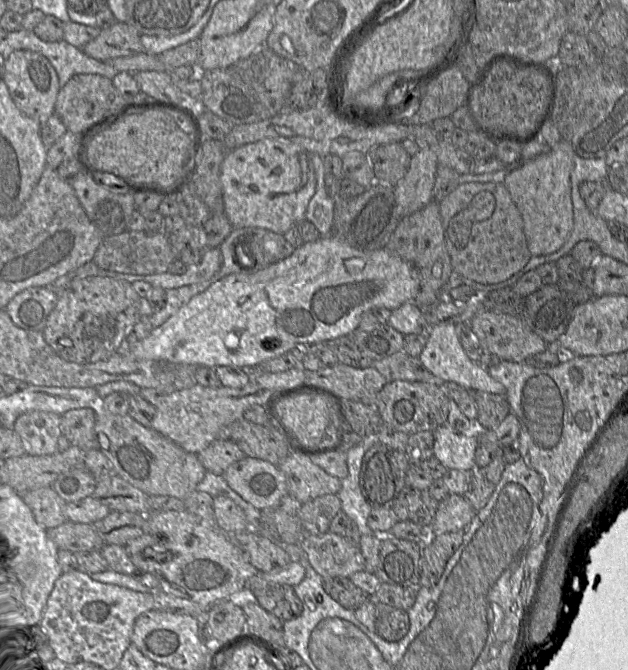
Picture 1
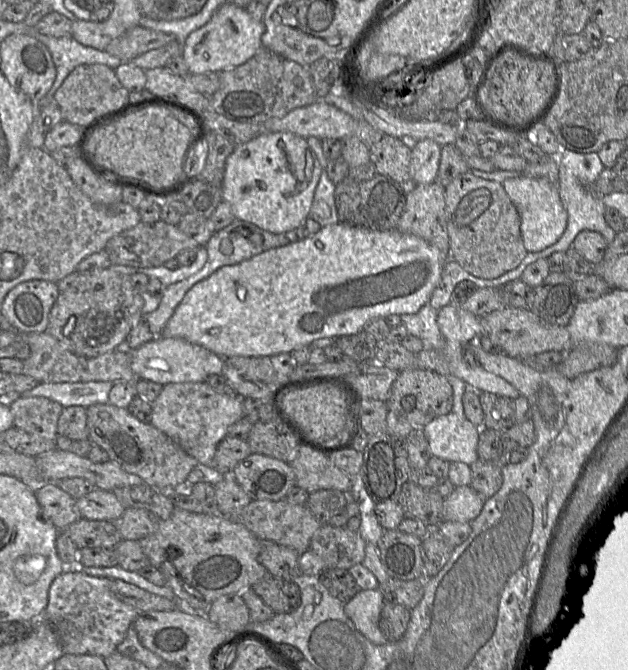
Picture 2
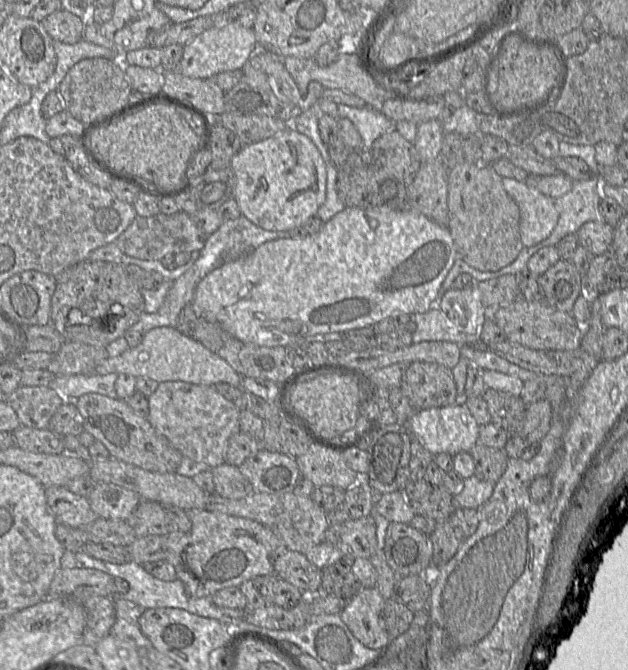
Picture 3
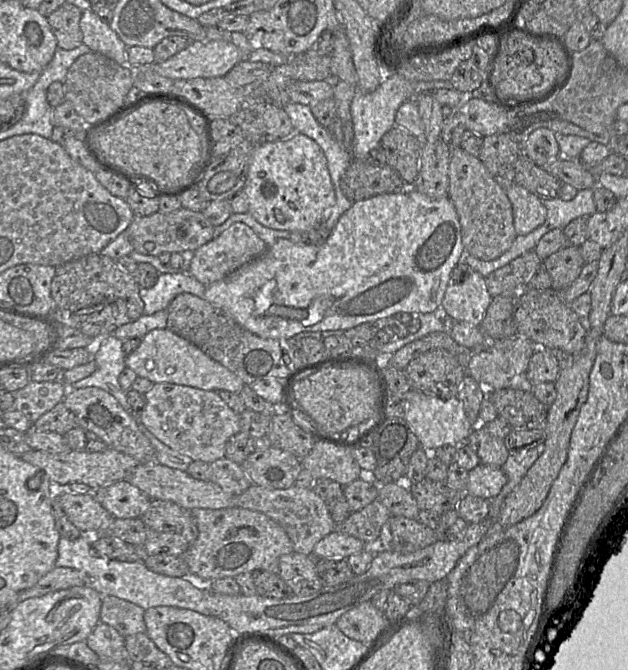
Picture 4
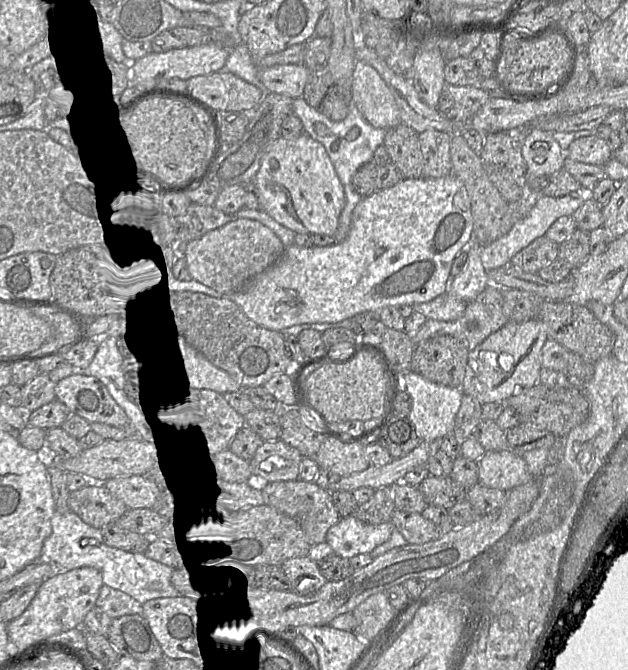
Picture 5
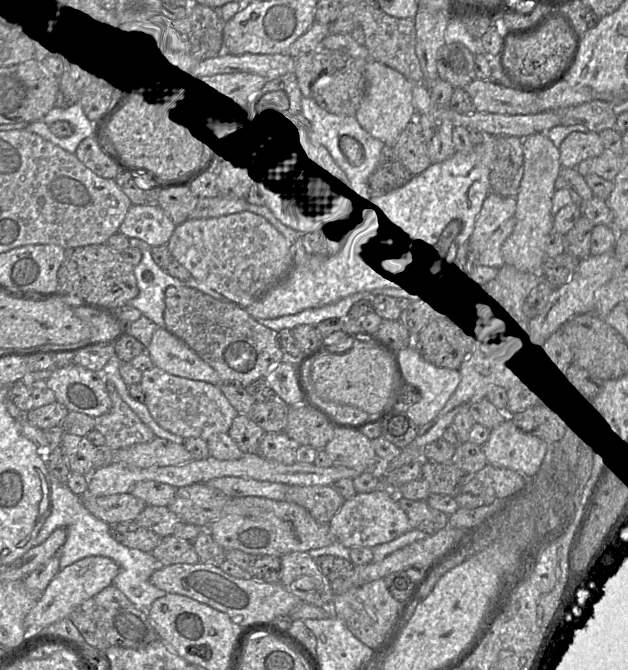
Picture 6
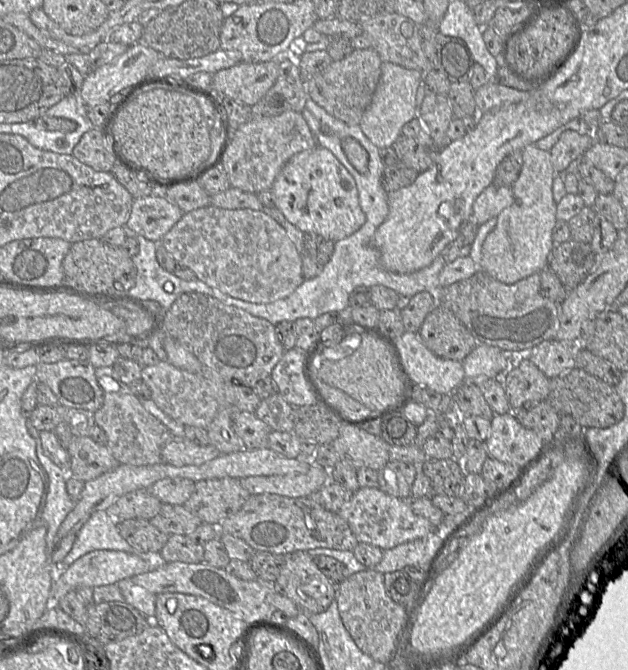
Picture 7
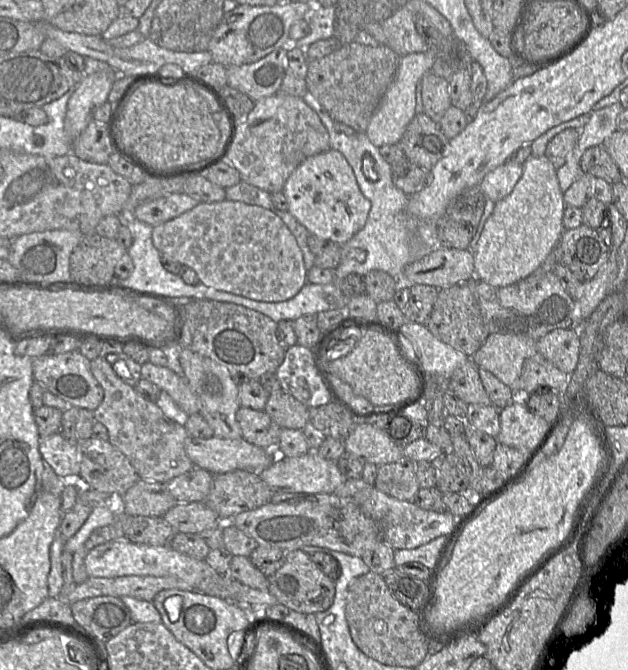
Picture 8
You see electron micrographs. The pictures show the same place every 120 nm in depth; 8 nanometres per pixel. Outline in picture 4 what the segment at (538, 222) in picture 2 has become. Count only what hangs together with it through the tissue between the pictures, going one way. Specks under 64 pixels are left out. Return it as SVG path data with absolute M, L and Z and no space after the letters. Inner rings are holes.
M516 183L506 189L506 194L512 204L517 235L526 235L545 222L547 210L536 195Z

